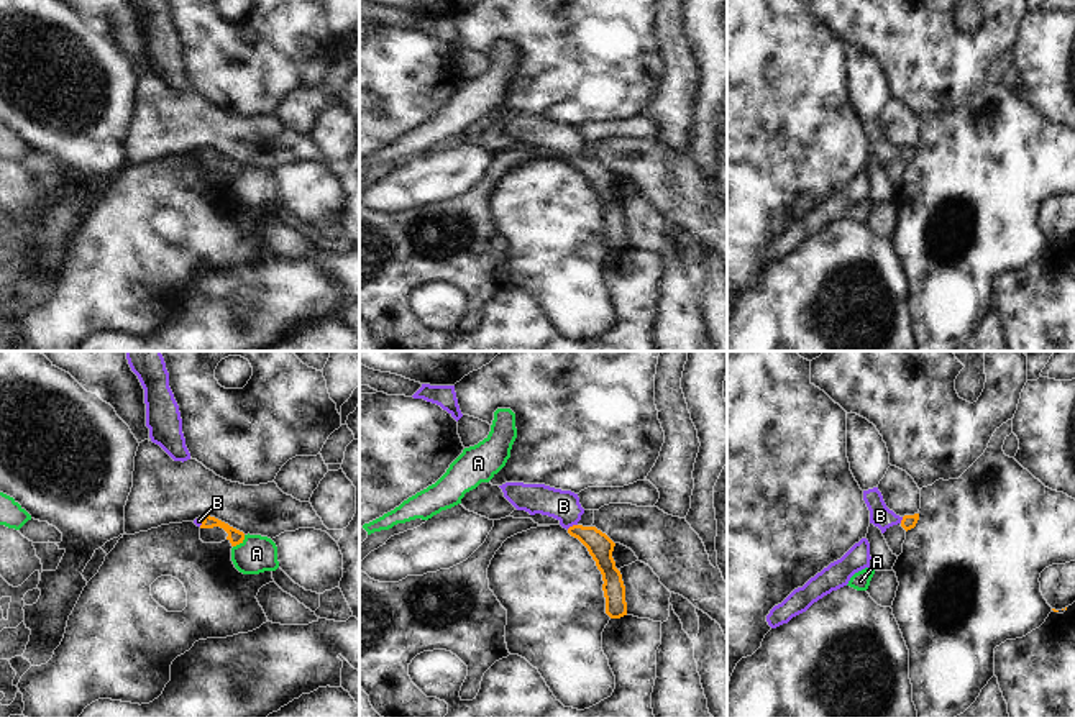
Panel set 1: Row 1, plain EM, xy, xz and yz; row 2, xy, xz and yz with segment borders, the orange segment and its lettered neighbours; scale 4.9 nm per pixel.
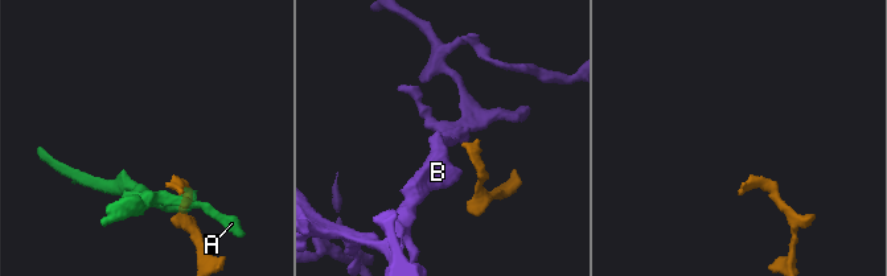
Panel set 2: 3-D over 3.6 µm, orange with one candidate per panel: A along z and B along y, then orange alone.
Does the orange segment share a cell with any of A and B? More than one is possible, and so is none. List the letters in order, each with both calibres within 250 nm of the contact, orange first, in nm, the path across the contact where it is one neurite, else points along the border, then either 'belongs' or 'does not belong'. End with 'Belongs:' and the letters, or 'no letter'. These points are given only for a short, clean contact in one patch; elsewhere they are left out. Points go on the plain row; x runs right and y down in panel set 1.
A: calibres 70 and 180 nm; border xy (245, 168), (233, 179); does not belong
B: calibres 120 and 150 nm; way xz (599, 178), (573, 158), (563, 138); belongs
Belongs: B

